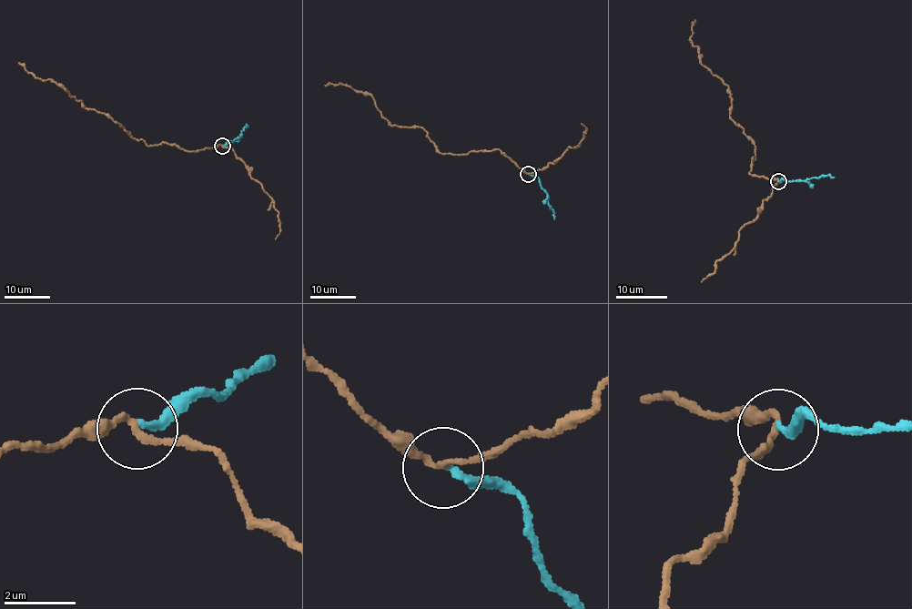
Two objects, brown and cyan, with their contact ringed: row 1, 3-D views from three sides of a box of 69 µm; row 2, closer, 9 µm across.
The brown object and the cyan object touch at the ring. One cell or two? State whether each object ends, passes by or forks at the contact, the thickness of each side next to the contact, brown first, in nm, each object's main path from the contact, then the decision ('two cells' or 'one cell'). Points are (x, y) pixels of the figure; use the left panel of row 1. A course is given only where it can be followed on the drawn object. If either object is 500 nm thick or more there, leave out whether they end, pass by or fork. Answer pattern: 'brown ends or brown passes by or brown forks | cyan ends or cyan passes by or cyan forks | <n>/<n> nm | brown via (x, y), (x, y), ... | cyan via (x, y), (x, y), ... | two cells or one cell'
brown passes by | cyan ends | 180/190 nm | brown via (222, 146), (191, 150), (165, 142), (147, 147), (103, 114), (86, 108), (54, 81), (35, 76), (18, 62) | cyan via (222, 146), (240, 137), (241, 130), (248, 126) | two cells

